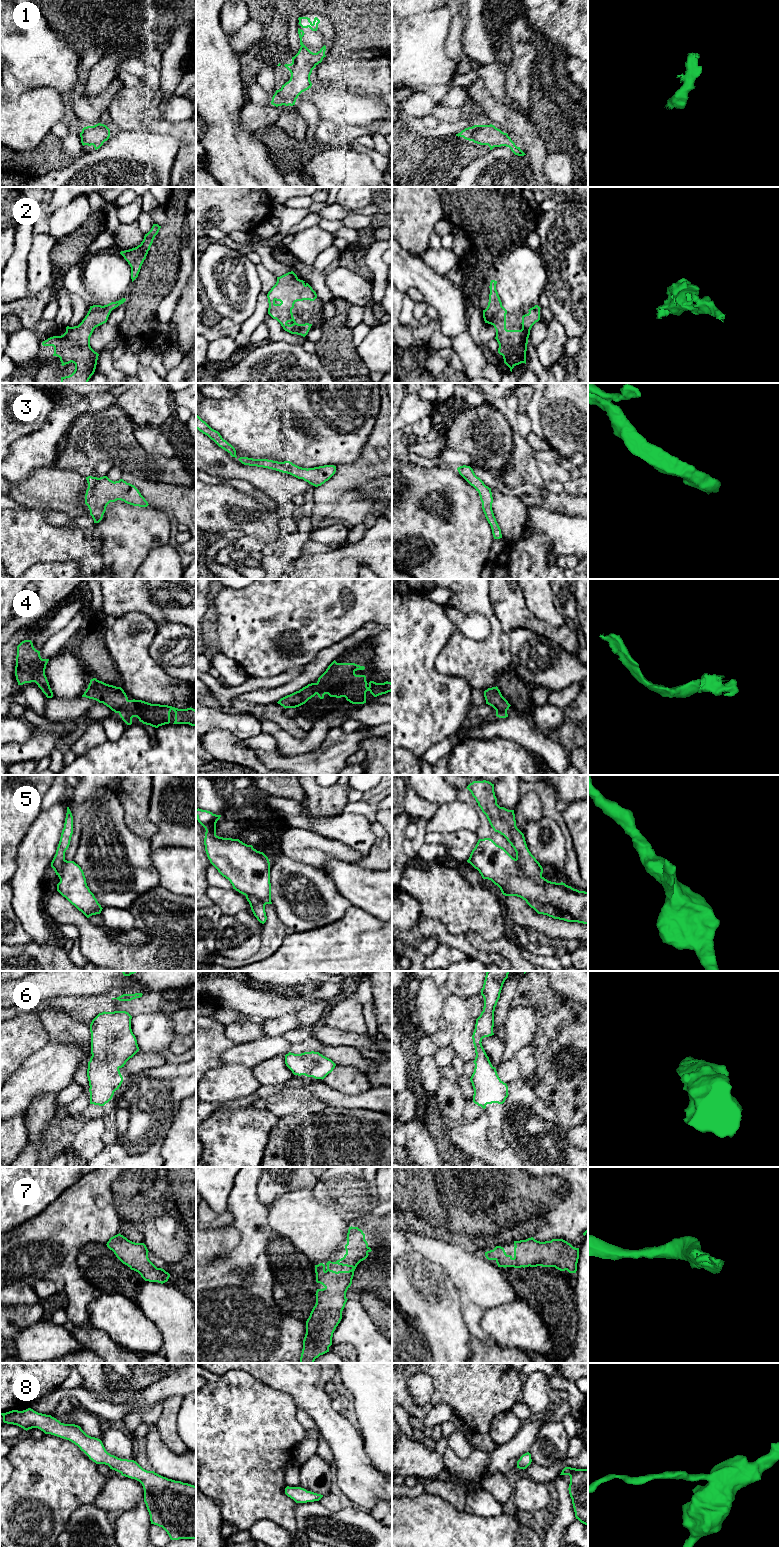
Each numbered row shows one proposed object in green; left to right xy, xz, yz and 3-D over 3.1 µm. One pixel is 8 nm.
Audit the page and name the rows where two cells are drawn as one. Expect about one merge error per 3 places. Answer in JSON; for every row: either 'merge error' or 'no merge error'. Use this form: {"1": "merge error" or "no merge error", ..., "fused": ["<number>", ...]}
{"1": "no merge error", "2": "no merge error", "3": "no merge error", "4": "no merge error", "5": "merge error", "6": "no merge error", "7": "no merge error", "8": "no merge error", "fused": ["5"]}

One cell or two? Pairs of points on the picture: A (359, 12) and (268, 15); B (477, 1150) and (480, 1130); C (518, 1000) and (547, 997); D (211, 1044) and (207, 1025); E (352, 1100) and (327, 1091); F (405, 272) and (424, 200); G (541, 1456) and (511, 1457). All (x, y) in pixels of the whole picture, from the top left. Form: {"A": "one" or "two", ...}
{"A": "one", "B": "one", "C": "one", "D": "one", "E": "one", "F": "two", "G": "two"}

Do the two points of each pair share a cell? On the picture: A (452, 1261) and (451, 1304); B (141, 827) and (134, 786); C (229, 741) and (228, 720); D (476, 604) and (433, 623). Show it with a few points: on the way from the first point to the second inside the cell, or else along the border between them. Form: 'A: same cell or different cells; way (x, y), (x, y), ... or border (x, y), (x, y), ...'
A: different cells; border (443, 1272), (458, 1291)
B: same cell; way (136, 817), (135, 796)
C: different cells; border (208, 727), (228, 729), (240, 740)
D: different cells; border (444, 606), (454, 626), (447, 640)

